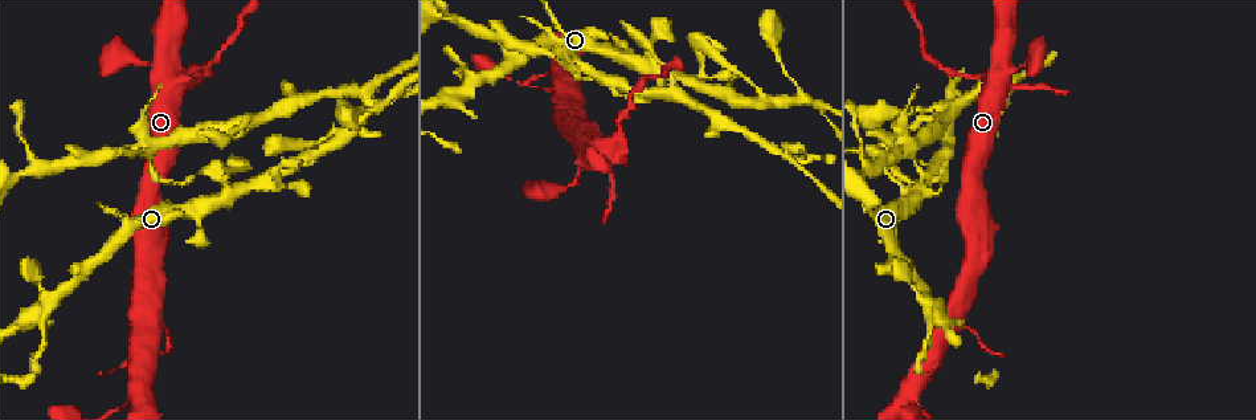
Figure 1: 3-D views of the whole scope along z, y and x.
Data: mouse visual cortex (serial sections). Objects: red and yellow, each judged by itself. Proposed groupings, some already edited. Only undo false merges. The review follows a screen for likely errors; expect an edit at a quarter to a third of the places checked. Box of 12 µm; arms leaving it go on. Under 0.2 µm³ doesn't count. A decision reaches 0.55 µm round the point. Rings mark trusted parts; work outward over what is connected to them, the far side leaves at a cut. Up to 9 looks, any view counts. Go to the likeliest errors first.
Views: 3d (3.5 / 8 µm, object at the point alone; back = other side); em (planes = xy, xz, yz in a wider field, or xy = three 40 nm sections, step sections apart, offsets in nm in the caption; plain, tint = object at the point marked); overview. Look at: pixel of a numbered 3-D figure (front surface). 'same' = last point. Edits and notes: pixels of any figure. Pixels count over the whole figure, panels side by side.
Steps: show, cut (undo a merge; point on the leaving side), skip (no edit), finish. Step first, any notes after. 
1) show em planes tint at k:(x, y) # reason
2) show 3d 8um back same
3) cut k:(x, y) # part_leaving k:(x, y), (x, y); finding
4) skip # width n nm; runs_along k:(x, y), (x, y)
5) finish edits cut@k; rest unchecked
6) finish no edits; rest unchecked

show 3d 3.5um at 1:(657, 70) # three arms meet

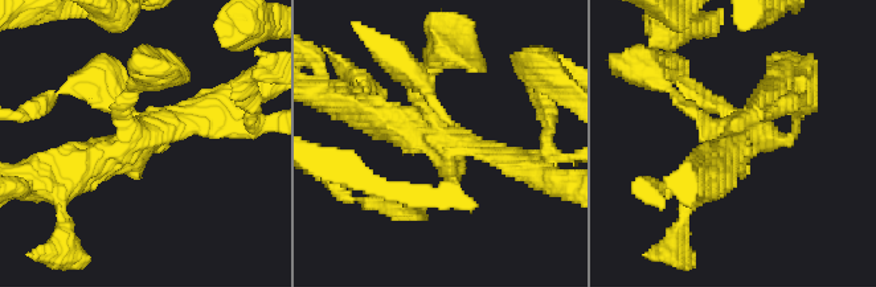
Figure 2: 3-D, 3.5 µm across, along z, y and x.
show em xy step 5 tint at 2:(743, 134)

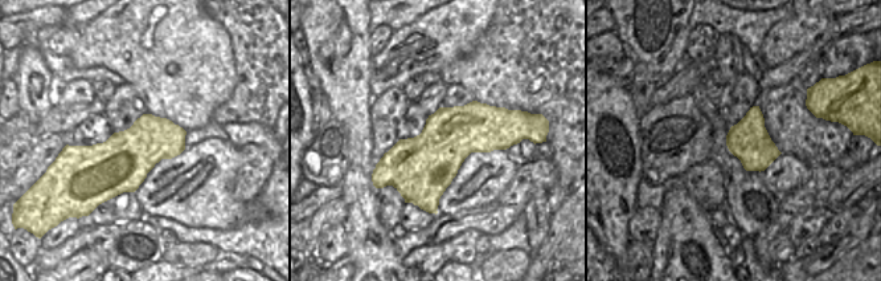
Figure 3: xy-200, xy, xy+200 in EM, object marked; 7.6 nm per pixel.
skip # runs_along 2:(711, 169), (741, 134), (789, 138), (799, 109); one cell here

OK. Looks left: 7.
show 3d 3.5um at 1:(153, 149) # four-way junction

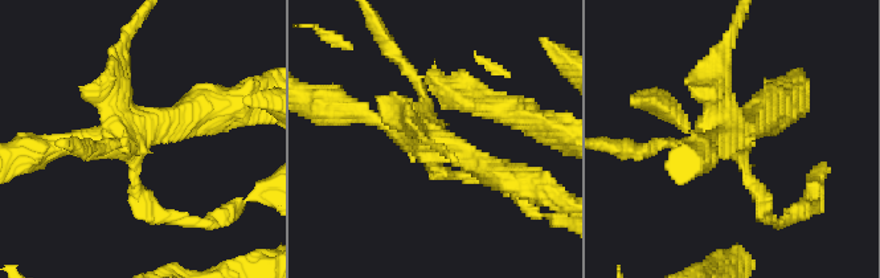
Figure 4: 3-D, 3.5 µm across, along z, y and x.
show em planes tint at 4:(424, 146)

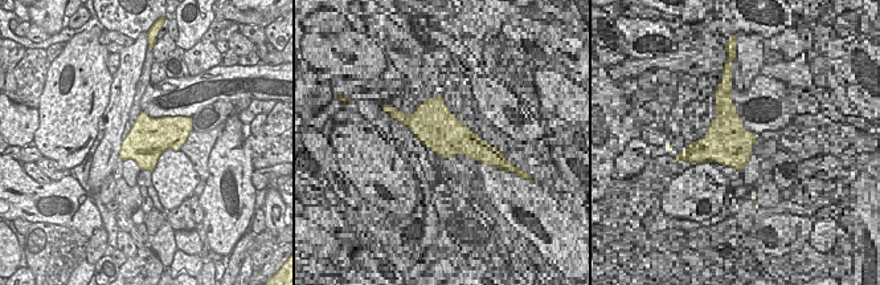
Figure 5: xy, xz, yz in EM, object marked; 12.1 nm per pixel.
skip # width 500 nm; runs_along 4:(159, 212), (134, 188), (130, 139), (203, 106); continuous, no second cell

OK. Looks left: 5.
show 3d 3.5um at 1:(972, 76) # a narrow waist

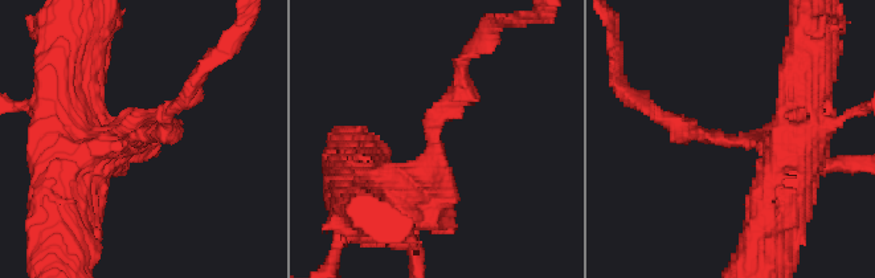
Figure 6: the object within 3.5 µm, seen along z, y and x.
show em xy step 1 tint at 6:(134, 143) # arm_widths 200, 450 nm

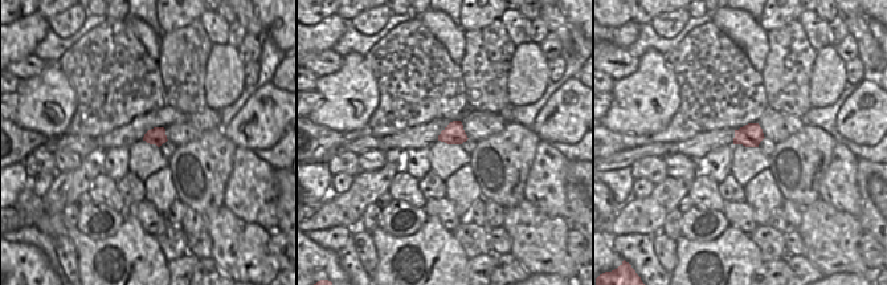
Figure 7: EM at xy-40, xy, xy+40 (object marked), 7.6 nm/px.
cut 6:(442, 166) # part_leaving 6:(396, 199), (461, 93); two cells meet here

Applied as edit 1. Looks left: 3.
show 3d 3.5um at 1:(948, 139) # abrupt turn

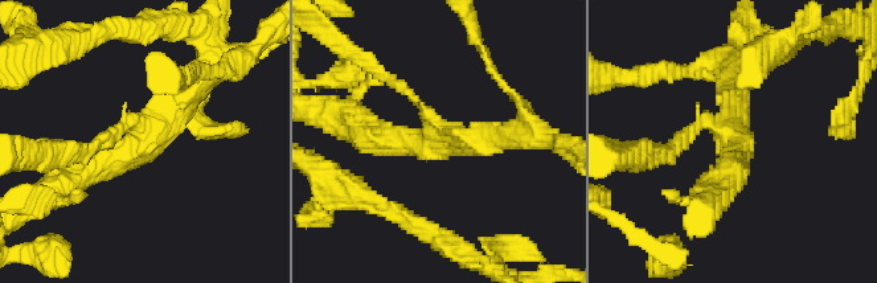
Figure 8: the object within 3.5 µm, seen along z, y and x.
show em xy step 2 plain at 8:(443, 140) # arms 3; arm_widths 150, 250, 350 nm

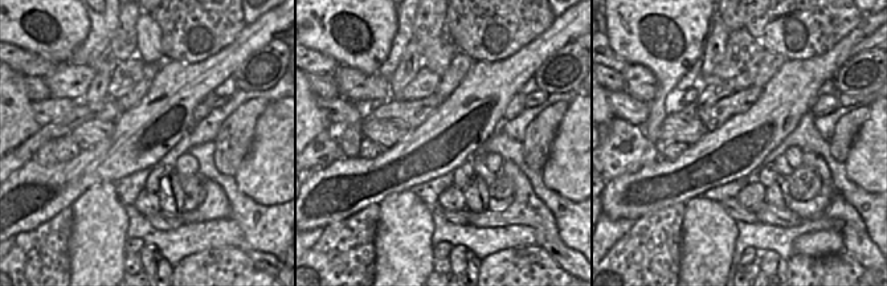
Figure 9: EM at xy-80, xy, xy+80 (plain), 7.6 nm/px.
show em xy step 2 tint same # with the object marked

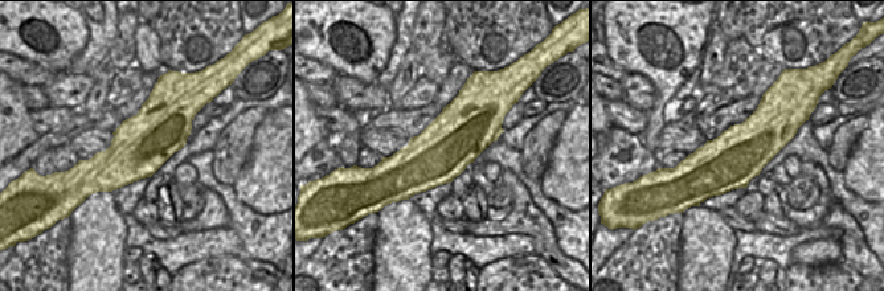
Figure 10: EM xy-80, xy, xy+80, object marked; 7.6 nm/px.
skip # width 440 nm; runs_along 8:(70, 180), (143, 143), (212, 74); continuous, no second cell

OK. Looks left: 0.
finish edits cut@6; rest unchecked

